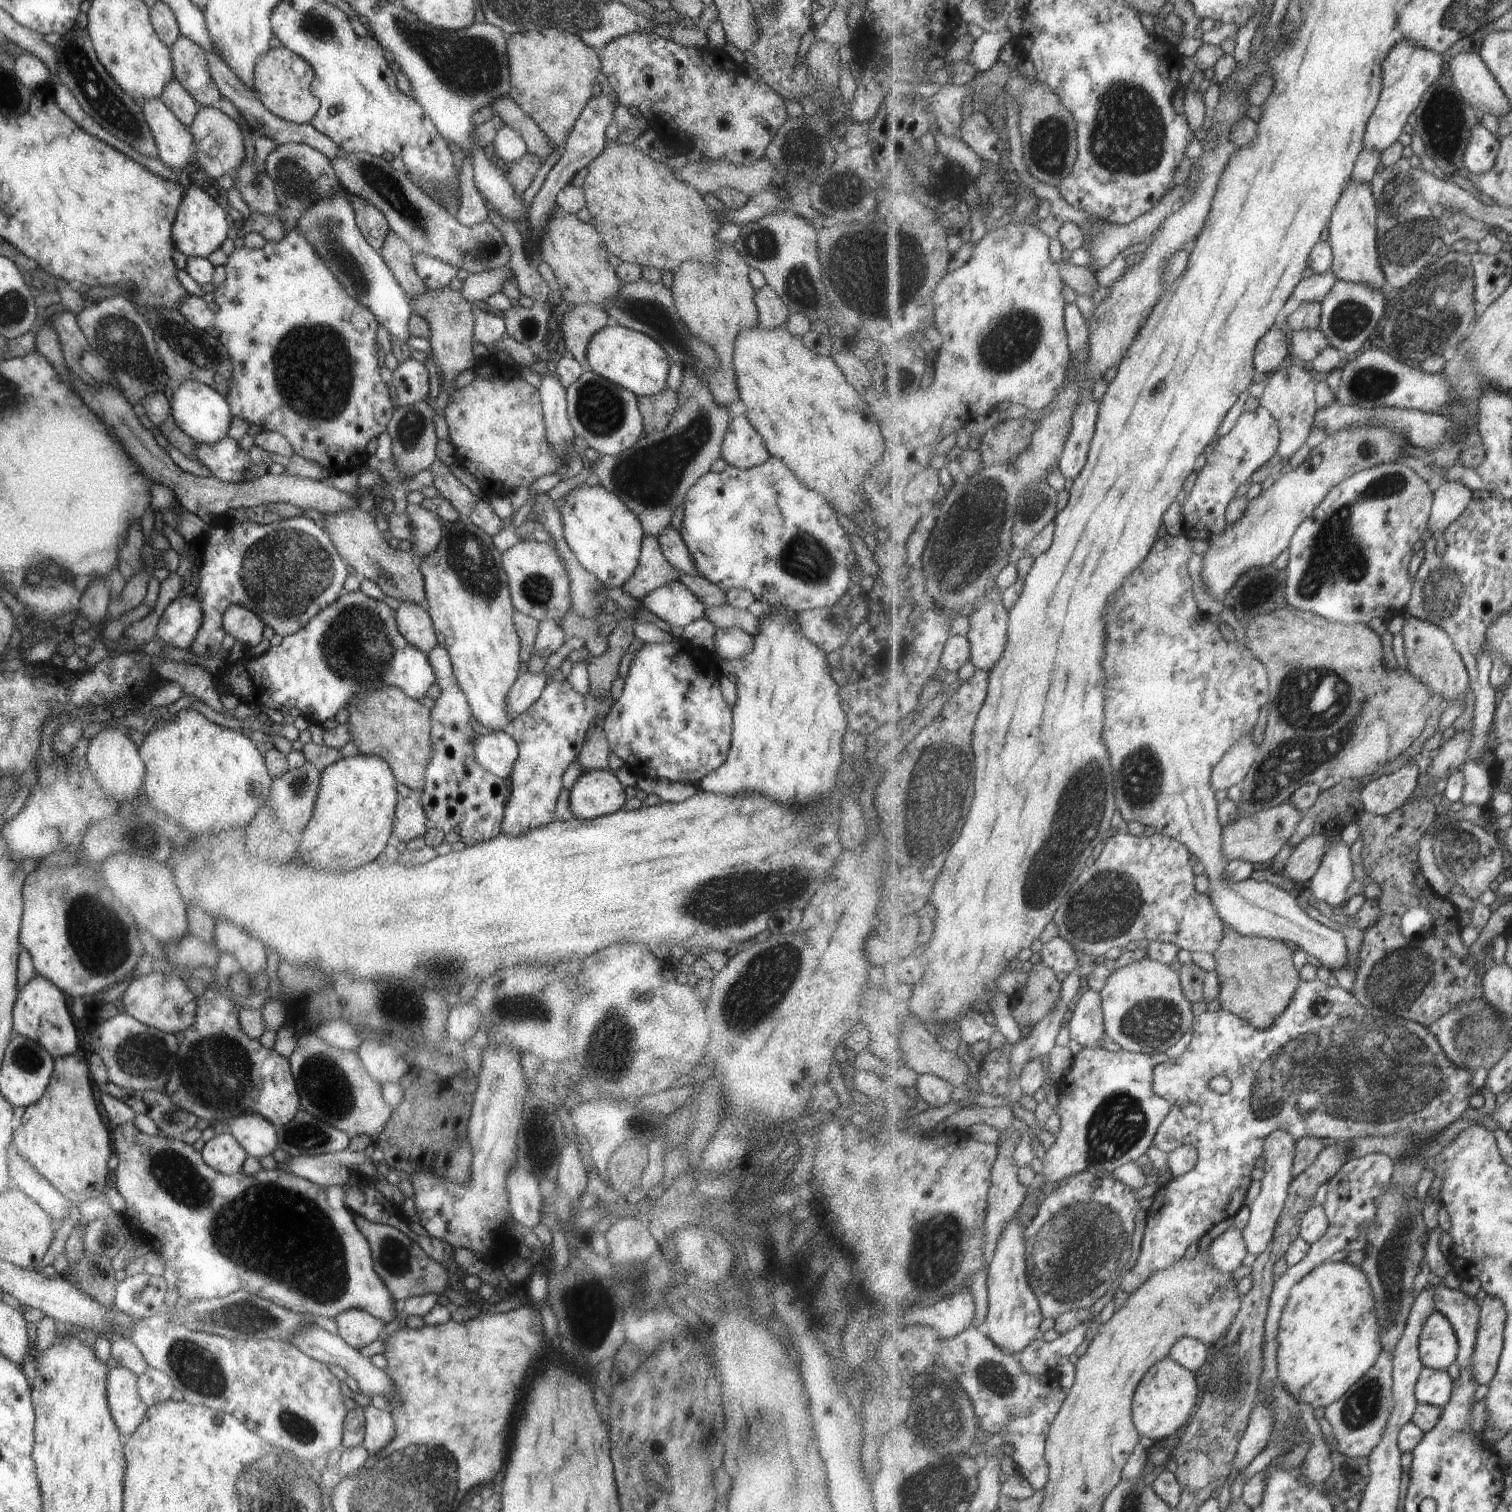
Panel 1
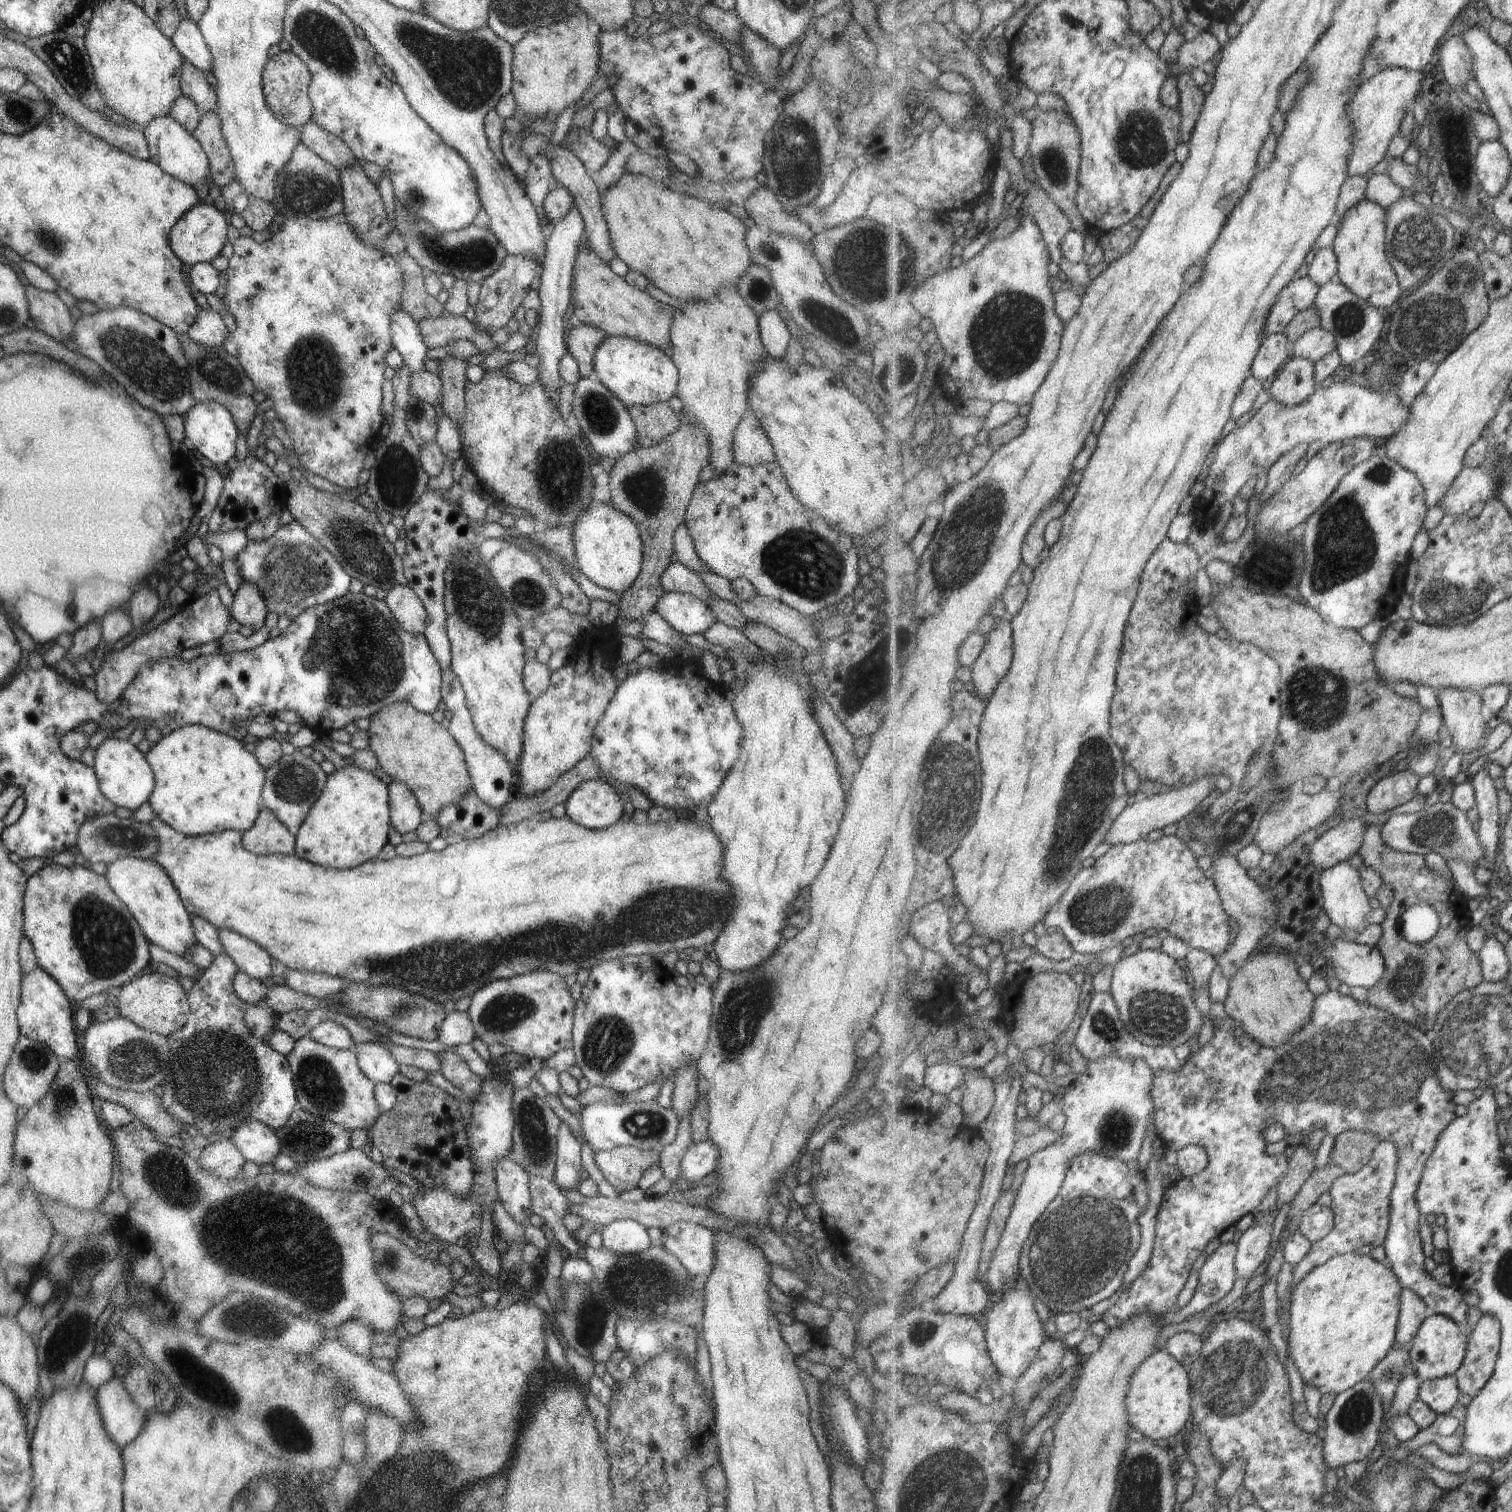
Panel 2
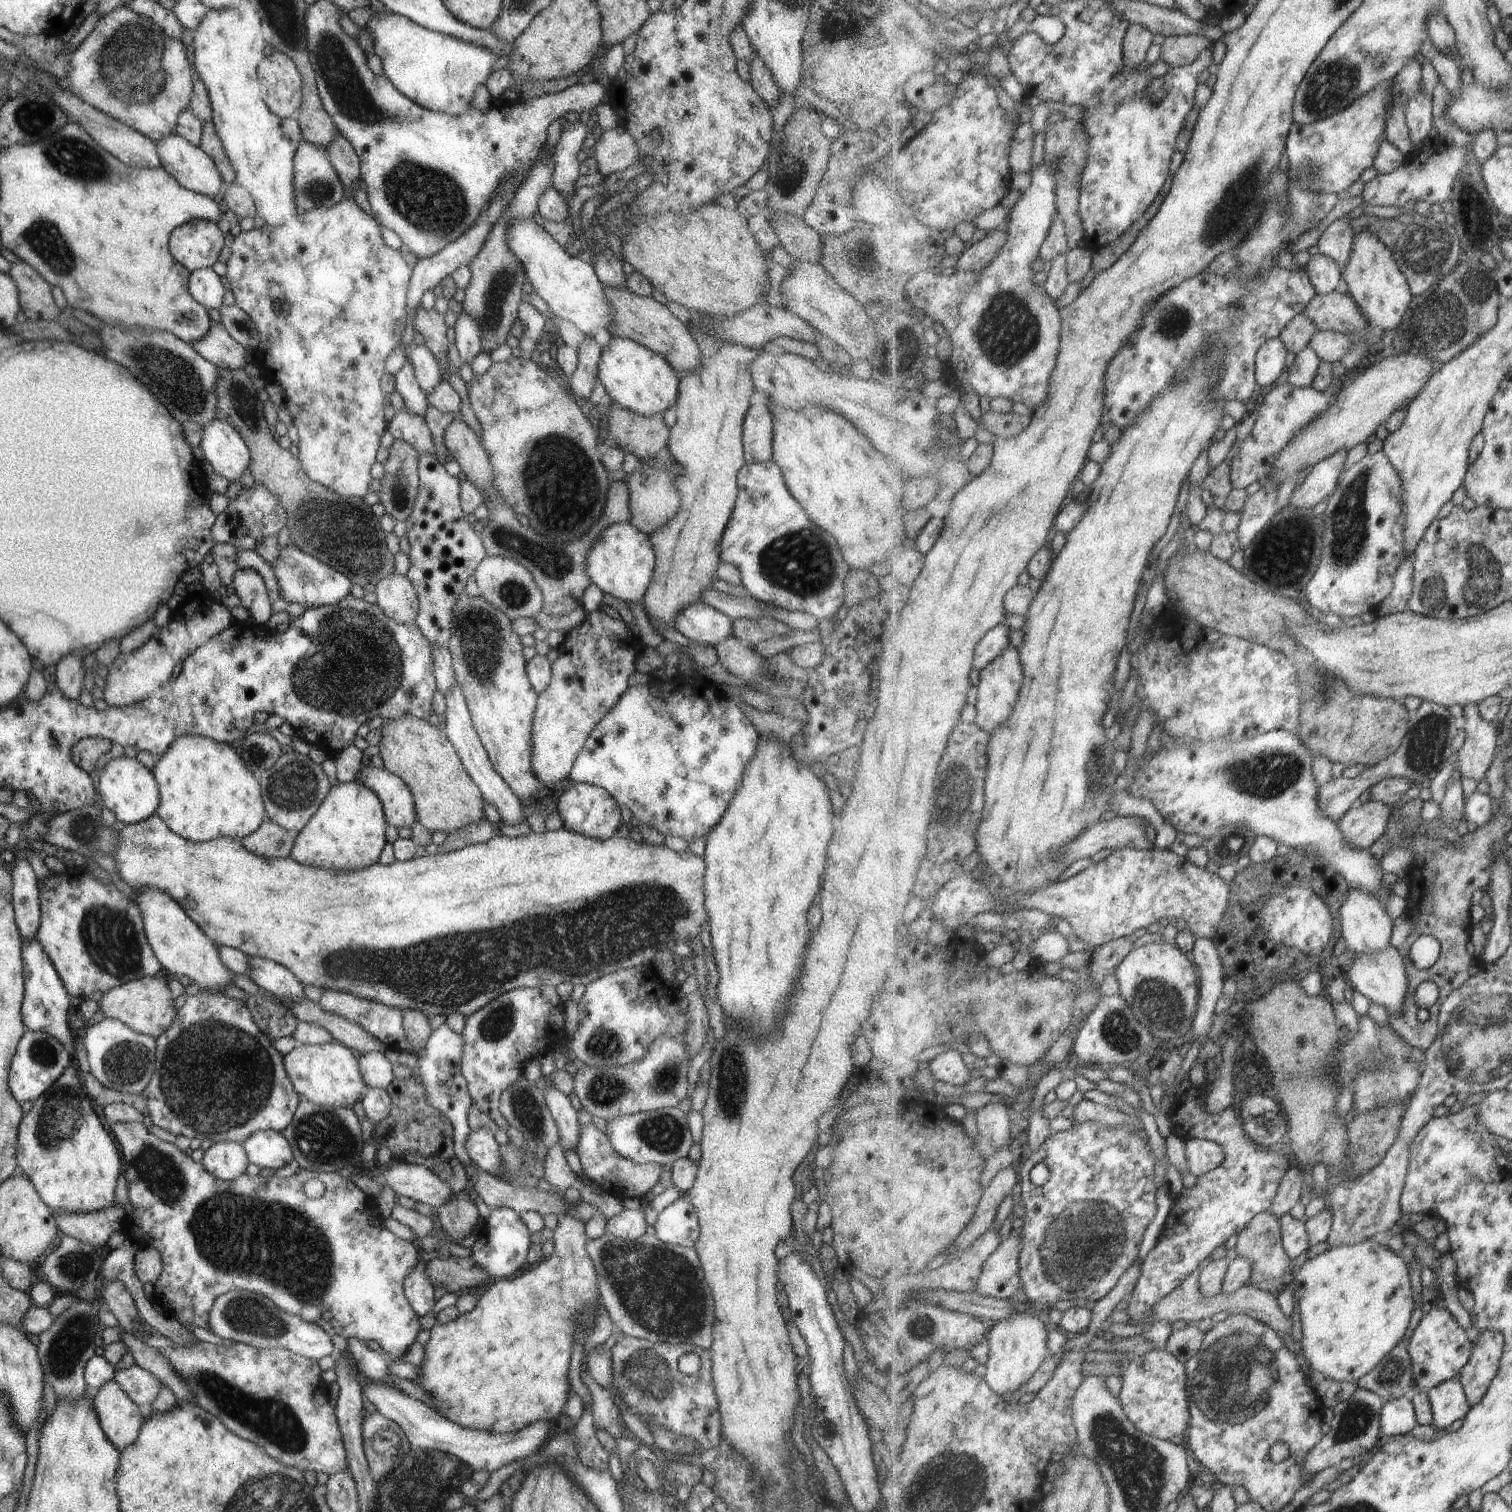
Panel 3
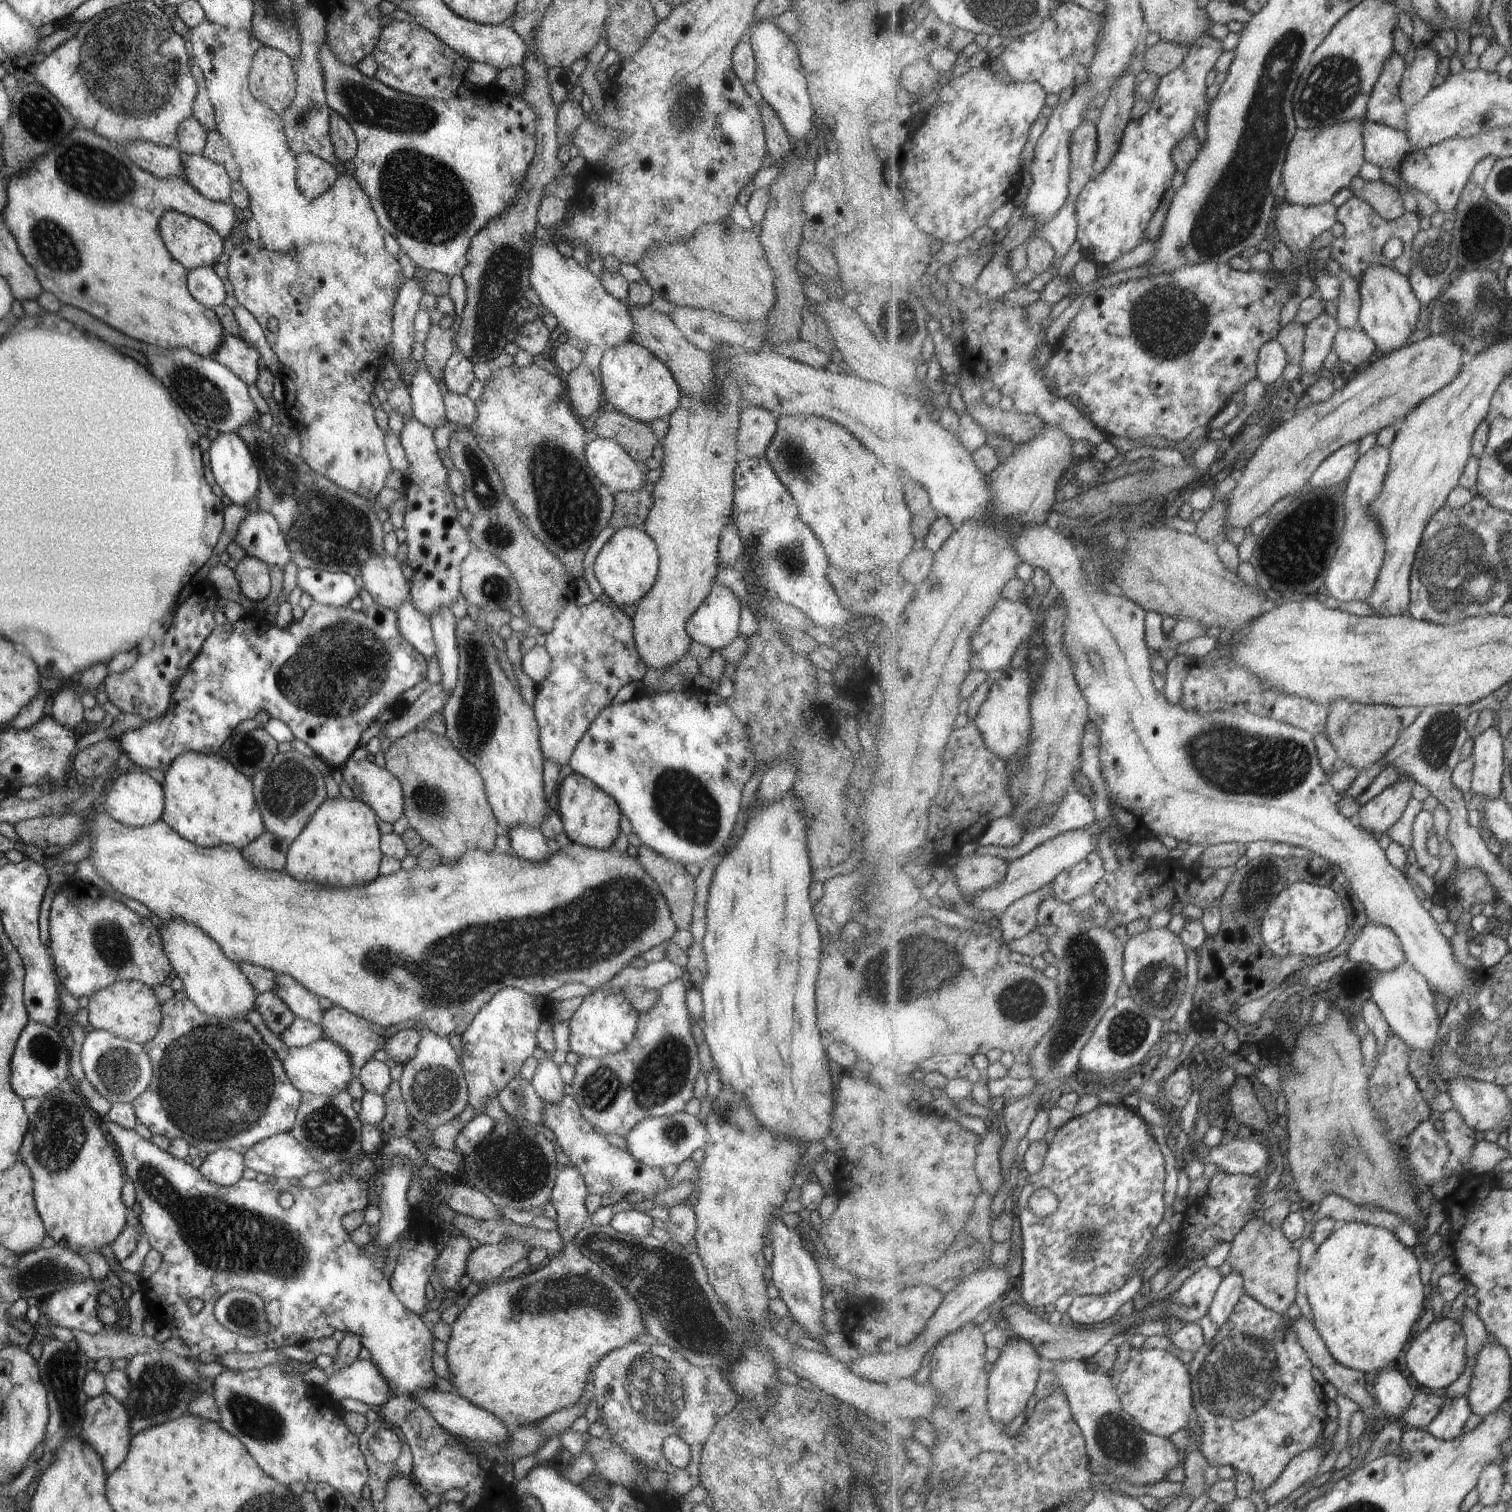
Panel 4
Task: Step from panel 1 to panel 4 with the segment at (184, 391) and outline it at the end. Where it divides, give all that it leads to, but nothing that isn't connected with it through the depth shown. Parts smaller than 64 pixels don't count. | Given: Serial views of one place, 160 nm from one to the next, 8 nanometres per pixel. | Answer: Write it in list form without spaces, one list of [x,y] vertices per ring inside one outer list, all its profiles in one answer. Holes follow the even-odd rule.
[[[236,432],[218,433],[210,442],[207,455],[214,480],[231,503],[242,506],[255,496],[259,482],[258,470],[246,442]]]

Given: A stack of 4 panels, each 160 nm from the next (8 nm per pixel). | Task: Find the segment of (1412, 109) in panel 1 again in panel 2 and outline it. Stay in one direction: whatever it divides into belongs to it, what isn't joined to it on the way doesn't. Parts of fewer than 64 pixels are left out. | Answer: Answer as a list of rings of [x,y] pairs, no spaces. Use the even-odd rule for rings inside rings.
[[[1387,68],[1379,72],[1355,94],[1353,104],[1347,106],[1347,116],[1355,126],[1355,150],[1349,158],[1347,176],[1370,176],[1371,170],[1389,157],[1388,149],[1395,136],[1399,135],[1403,116],[1407,114],[1417,96],[1421,95],[1425,72],[1413,72],[1405,68]]]

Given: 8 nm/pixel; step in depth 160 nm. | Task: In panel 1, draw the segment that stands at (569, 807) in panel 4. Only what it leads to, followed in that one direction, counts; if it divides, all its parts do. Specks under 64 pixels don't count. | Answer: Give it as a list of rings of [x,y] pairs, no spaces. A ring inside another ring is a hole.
[[[587,769],[569,791],[569,807],[580,820],[619,811],[626,802],[624,788],[609,769]]]

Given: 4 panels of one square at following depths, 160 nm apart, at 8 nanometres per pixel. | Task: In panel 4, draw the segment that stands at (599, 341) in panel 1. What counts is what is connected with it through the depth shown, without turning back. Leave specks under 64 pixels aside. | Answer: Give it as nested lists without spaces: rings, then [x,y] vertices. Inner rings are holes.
[[[623,341],[617,346],[604,348],[599,361],[599,372],[603,403],[609,409],[622,412],[628,417],[648,424],[655,419],[667,421],[671,412],[677,408],[681,392],[672,374],[656,356],[633,341]]]

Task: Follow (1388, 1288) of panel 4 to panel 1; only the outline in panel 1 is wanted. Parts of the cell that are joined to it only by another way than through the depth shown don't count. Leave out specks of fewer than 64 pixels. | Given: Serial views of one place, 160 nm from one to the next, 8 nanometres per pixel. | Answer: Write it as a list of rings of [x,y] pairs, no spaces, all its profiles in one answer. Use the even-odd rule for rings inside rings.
[[[1324,1263],[1305,1276],[1291,1292],[1291,1300],[1283,1310],[1277,1344],[1279,1379],[1300,1403],[1312,1409],[1338,1402],[1377,1363],[1383,1352],[1380,1323],[1376,1314],[1375,1294],[1367,1274],[1350,1263]]]

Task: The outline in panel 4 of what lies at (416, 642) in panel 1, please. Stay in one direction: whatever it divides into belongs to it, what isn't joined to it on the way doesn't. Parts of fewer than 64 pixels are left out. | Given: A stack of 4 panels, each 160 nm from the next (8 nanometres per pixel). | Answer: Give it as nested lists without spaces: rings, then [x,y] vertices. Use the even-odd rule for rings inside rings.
[[[385,552],[381,556],[370,556],[361,569],[363,588],[370,594],[372,602],[388,609],[397,609],[410,596],[410,583],[399,569],[399,561]]]

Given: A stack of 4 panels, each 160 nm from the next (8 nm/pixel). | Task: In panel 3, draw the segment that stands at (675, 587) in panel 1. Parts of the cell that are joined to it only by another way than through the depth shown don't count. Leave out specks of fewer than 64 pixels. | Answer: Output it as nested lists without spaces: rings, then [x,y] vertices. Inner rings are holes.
[[[700,600],[682,608],[674,616],[673,625],[691,641],[712,647],[732,634],[732,619]]]

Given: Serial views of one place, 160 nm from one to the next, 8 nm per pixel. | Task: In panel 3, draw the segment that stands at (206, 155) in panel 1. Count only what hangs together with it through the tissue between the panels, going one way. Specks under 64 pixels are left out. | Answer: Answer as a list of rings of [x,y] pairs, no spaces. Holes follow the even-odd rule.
[[[210,120],[202,123],[202,133],[198,147],[215,163],[224,186],[233,183],[234,172],[232,166],[229,164],[227,156],[224,155],[224,150],[217,136],[214,124]]]

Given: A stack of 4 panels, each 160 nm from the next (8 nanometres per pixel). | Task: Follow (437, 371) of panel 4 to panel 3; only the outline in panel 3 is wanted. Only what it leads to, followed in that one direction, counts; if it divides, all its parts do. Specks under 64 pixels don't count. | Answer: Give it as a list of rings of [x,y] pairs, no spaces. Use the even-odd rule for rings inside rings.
[[[419,307],[414,310],[414,319],[412,320],[412,329],[419,332],[425,339],[427,350],[435,357],[441,368],[447,364],[447,346],[449,342],[445,337],[444,314],[439,314],[433,307],[424,309]]]

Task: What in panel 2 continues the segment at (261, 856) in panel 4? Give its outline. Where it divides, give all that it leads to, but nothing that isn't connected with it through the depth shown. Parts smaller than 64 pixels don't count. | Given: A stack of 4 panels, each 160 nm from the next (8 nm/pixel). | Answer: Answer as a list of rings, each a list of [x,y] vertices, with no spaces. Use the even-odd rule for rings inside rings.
[[[261,807],[254,824],[241,833],[245,851],[255,855],[294,855],[295,836],[265,807]]]

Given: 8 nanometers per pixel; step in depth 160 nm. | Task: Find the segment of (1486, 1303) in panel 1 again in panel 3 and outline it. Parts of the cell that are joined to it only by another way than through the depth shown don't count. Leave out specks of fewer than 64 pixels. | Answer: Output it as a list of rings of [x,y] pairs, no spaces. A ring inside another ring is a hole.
[[[1495,1329],[1479,1330],[1471,1358],[1459,1377],[1471,1406],[1484,1399],[1493,1379],[1498,1375],[1503,1351],[1502,1332]]]

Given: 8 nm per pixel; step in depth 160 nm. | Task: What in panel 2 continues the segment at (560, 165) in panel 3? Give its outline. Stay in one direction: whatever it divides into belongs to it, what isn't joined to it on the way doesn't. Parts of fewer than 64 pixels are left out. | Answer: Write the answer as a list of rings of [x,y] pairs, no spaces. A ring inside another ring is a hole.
[[[571,198],[571,208],[567,210],[567,214],[553,224],[552,230],[546,234],[545,247],[547,254],[541,266],[541,275],[539,277],[539,301],[540,308],[538,309],[539,326],[537,326],[537,334],[535,334],[535,346],[537,347],[536,355],[540,356],[541,362],[537,366],[539,372],[539,380],[545,388],[545,394],[558,404],[559,399],[559,382],[563,381],[558,372],[557,364],[561,356],[566,353],[564,344],[566,327],[563,325],[563,316],[565,314],[567,304],[569,304],[569,294],[571,294],[572,270],[575,256],[581,238],[581,233],[584,231],[581,214],[577,210],[575,200]]]

